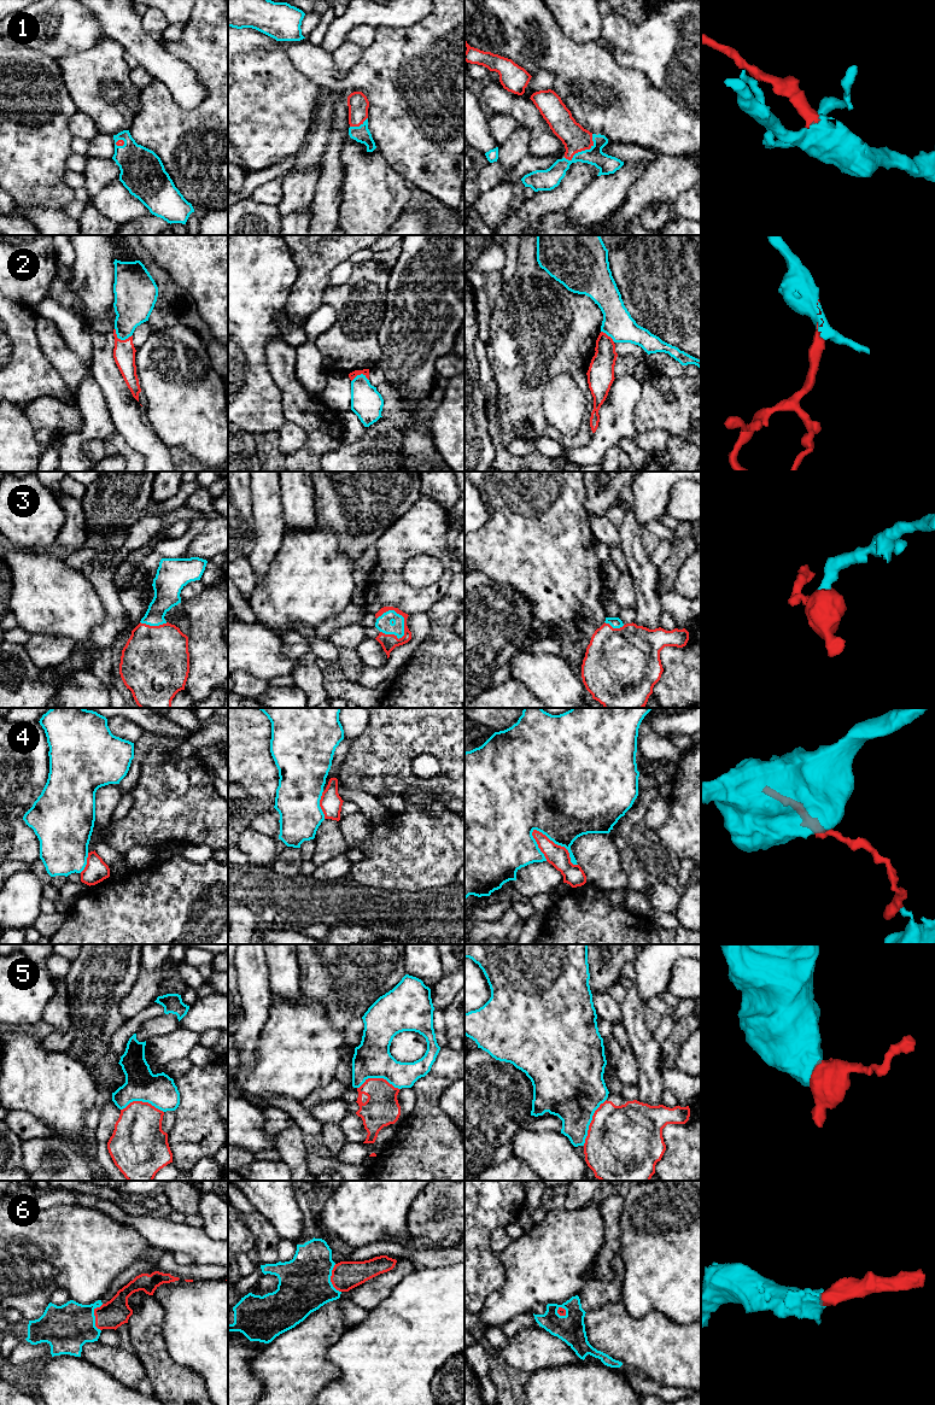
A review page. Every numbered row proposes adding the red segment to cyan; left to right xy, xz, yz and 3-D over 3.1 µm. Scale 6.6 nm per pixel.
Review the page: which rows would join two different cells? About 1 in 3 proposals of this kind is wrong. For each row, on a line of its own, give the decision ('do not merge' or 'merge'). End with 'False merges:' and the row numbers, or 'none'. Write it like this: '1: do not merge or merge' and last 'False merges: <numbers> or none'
1: merge
2: merge
3: merge
4: do not merge
5: do not merge
6: merge
False merges: 4, 5

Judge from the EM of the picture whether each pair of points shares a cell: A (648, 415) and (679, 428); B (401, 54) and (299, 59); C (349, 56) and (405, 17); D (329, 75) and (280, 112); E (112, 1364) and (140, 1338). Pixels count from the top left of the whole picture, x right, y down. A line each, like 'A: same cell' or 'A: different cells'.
A: same cell
B: same cell
C: different cells
D: different cells
E: different cells

